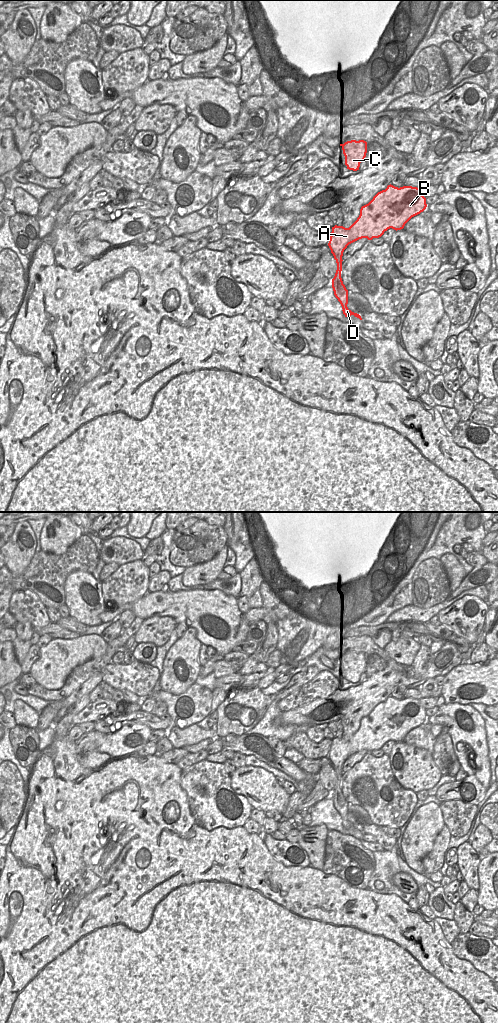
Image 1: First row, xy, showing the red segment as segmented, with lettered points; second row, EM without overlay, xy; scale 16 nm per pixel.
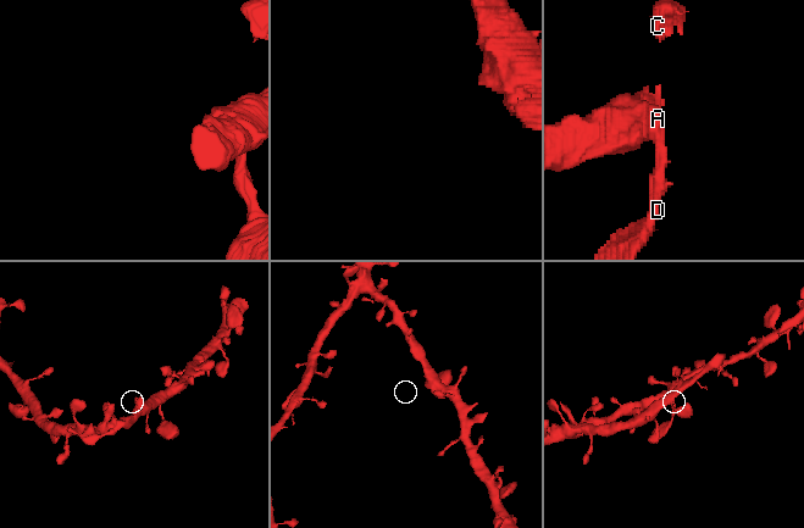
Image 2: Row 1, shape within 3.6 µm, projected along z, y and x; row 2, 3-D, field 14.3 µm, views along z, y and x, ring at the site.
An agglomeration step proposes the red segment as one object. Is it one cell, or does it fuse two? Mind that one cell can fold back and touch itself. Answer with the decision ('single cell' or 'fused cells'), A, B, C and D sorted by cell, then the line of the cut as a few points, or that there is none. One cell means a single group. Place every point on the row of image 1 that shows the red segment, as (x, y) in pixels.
single cell; groups A B C D; cut none

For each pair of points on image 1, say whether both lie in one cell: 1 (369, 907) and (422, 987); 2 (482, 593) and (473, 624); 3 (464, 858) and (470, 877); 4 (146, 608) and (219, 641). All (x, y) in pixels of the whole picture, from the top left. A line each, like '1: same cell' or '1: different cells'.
1: same cell
2: different cells
3: same cell
4: same cell

